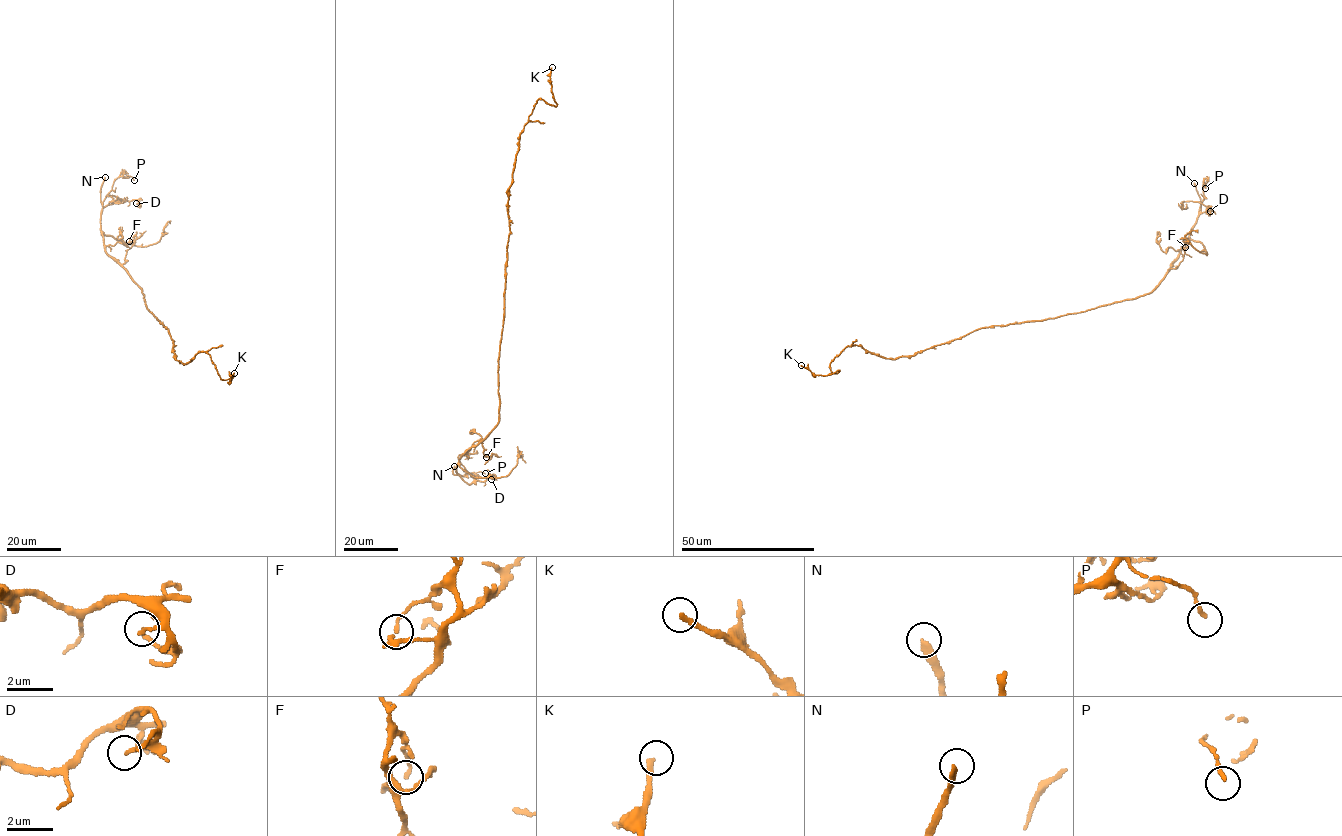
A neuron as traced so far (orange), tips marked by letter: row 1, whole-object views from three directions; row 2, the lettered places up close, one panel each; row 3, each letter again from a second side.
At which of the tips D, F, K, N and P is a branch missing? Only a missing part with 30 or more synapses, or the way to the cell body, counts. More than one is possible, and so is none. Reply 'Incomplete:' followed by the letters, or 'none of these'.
Incomplete: K, N

